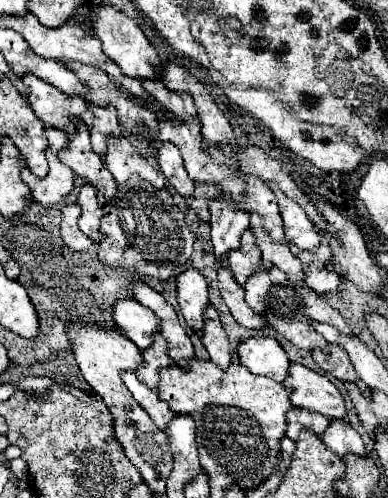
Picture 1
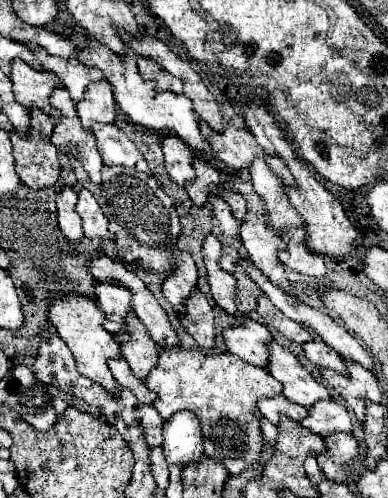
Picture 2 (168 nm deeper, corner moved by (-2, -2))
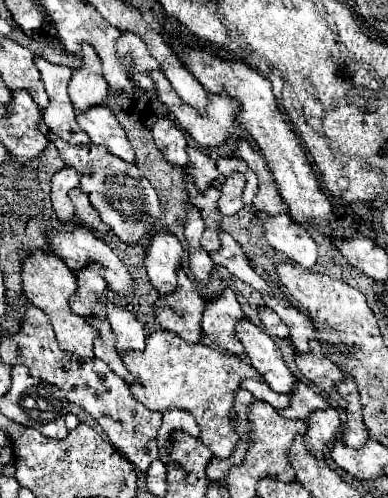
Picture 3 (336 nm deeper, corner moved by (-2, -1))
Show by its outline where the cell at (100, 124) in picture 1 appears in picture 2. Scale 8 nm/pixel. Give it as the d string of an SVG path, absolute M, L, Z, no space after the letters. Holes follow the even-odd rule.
M96 82L90 84L86 90L86 98L76 104L78 116L82 120L82 126L92 132L92 126L102 124L114 124L116 122L116 102L112 96L112 86L108 82Z

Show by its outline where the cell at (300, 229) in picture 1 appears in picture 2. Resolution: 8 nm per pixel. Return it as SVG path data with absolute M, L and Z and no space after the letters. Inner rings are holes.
M258 158L258 162L254 162L254 166L250 168L250 176L252 176L256 194L264 200L264 206L268 210L268 222L270 222L270 226L274 226L274 230L278 234L286 236L288 228L304 226L300 214L294 210L288 196L282 192L284 184L268 168L268 164L262 158Z

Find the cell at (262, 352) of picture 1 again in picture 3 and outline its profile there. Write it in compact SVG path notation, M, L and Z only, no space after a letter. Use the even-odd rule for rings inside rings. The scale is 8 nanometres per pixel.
M226 287L220 295L216 295L206 303L202 315L202 331L212 343L216 343L224 351L242 355L242 343L234 333L234 325L242 317L244 313L240 303L236 301L236 295L232 293L232 289Z

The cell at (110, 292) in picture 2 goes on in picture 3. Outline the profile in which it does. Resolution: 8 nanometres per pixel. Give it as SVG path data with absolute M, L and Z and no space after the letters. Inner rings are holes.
M88 263L80 271L76 271L78 289L68 301L70 301L70 309L74 313L78 313L80 317L90 317L94 313L98 293L106 291L106 281L104 281L100 269L102 267L96 263Z

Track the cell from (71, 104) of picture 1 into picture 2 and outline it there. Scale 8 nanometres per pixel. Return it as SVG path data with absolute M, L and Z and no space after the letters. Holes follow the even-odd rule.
M18 58L18 62L14 62L12 66L10 78L14 82L14 96L18 98L18 102L22 102L28 110L38 108L54 120L60 120L58 110L50 106L50 92L64 86L52 72L38 72Z

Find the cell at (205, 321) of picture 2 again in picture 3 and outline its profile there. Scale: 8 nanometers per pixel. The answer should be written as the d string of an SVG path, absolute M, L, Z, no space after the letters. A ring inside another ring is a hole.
M178 269L176 291L170 295L160 295L154 303L154 321L162 329L178 333L184 341L198 343L202 335L202 311L204 299L186 273Z

